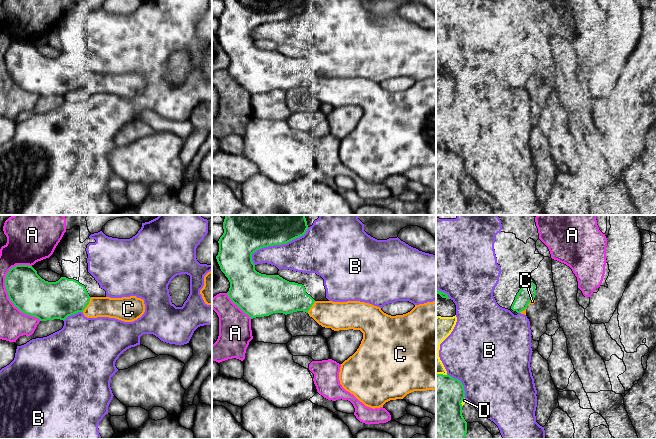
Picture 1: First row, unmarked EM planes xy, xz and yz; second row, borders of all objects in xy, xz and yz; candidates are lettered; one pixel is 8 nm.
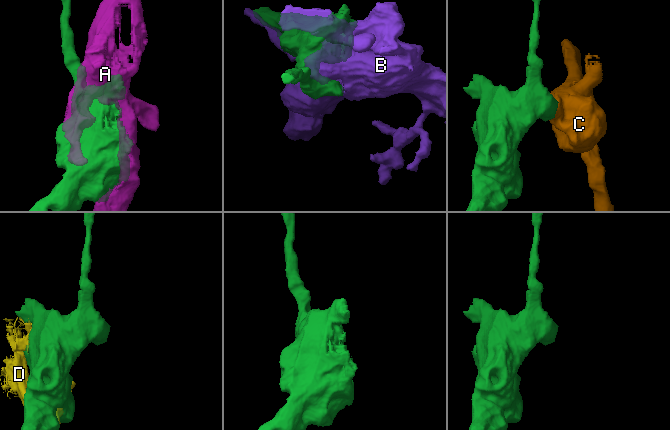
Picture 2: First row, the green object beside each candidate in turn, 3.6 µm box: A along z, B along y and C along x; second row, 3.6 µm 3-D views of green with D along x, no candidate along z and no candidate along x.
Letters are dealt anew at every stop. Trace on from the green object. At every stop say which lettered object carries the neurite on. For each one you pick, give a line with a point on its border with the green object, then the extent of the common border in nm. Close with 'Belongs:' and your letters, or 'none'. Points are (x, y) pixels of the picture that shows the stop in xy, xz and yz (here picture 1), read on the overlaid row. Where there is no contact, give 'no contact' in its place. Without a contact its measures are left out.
C: meets green in xy at (88, 303); contact 140 nm long
Belongs: C

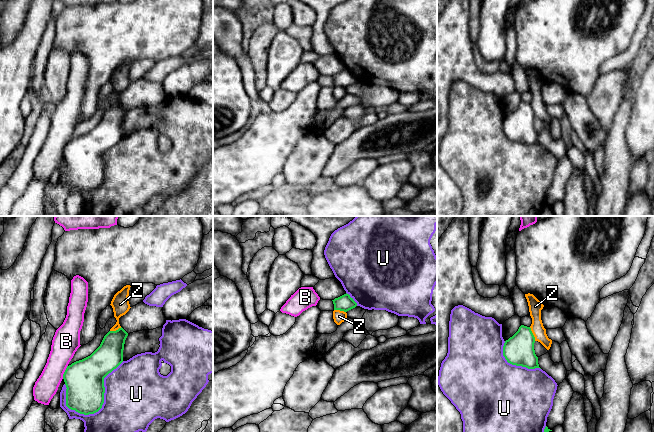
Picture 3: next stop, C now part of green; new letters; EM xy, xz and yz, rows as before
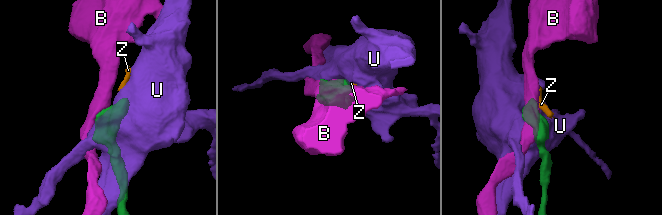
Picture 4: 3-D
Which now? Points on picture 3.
Belongs: none

